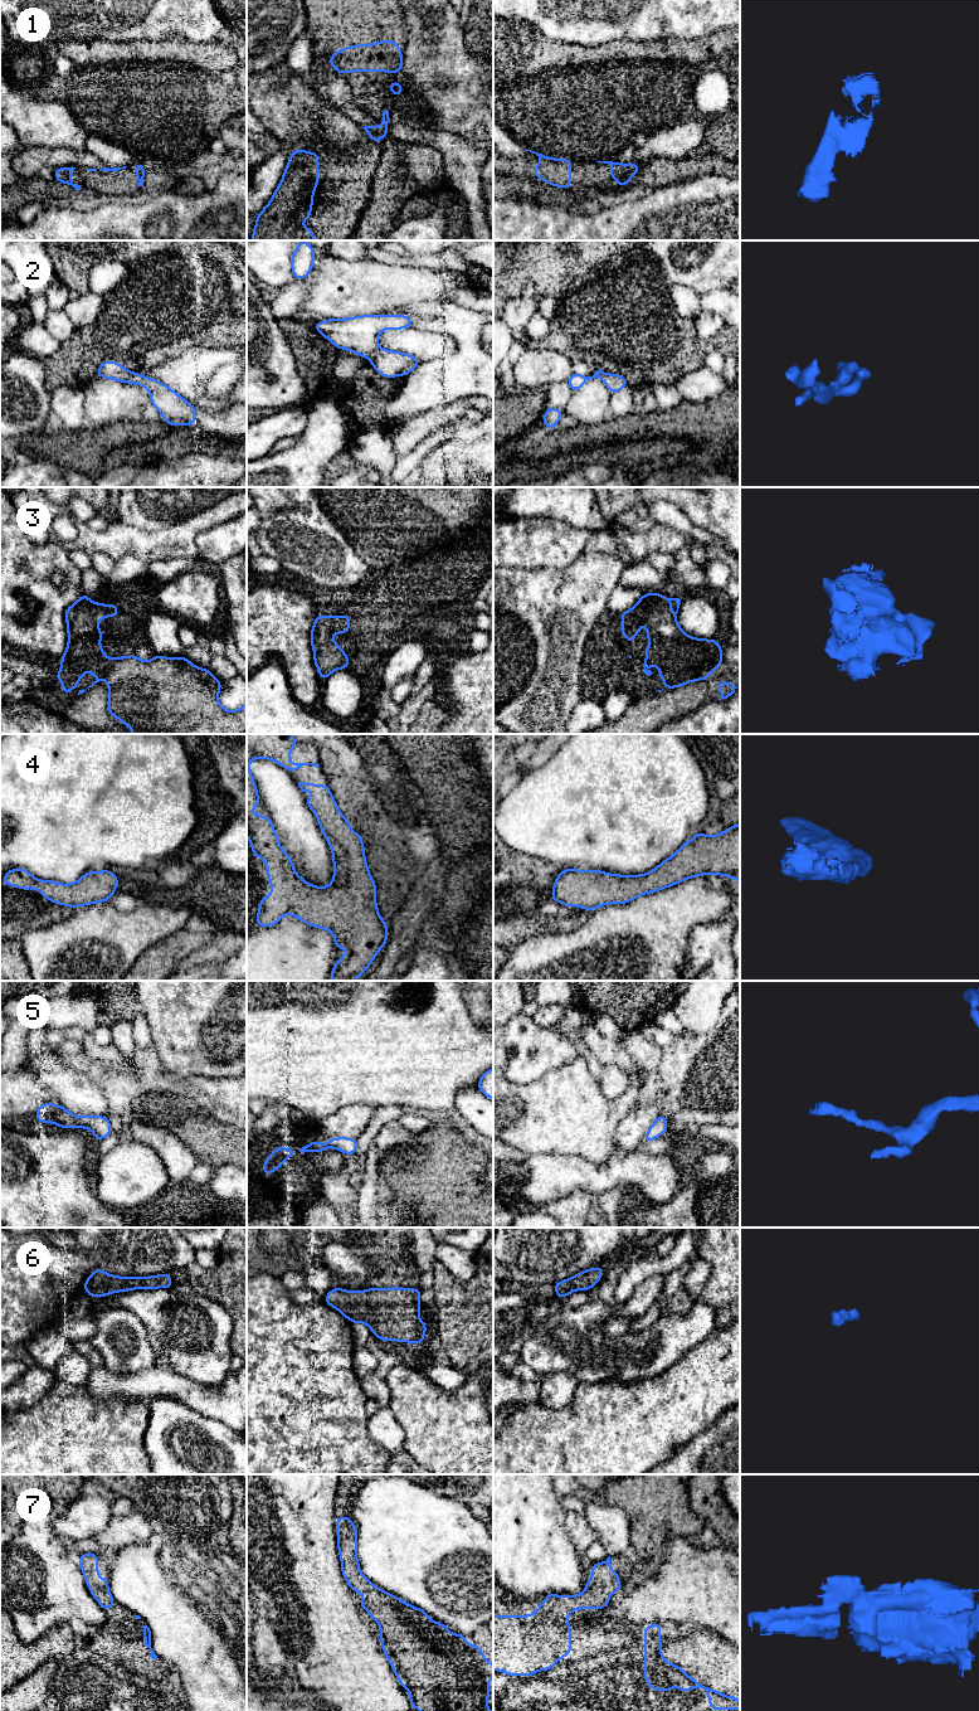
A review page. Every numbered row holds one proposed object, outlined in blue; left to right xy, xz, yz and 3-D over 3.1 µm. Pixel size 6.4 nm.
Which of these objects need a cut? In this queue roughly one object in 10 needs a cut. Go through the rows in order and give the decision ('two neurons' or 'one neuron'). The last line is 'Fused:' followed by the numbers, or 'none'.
1: one neuron
2: two neurons
3: one neuron
4: one neuron
5: one neuron
6: one neuron
7: one neuron
Fused: 2

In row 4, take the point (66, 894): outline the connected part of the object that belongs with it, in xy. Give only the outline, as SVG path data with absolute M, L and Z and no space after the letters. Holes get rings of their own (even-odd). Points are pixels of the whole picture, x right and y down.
M10 869L1 880L8 886L21 890L39 889L40 895L50 903L78 908L101 901L109 901L117 891L118 876L109 870L88 871L73 884L59 884L50 880L38 880L26 869Z

